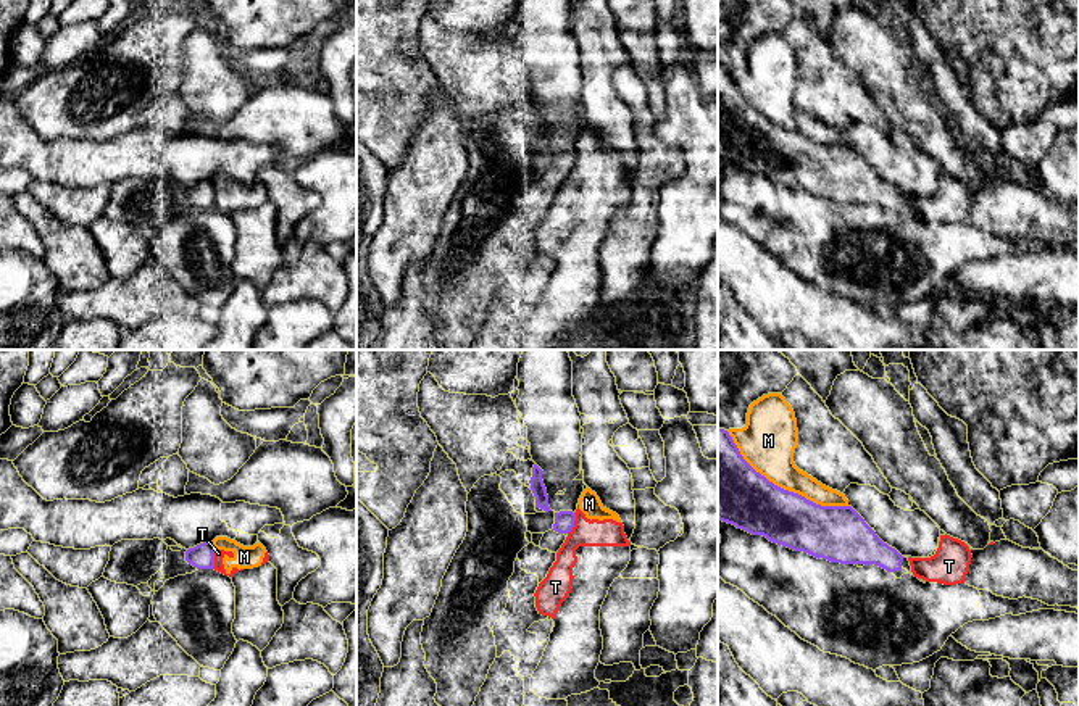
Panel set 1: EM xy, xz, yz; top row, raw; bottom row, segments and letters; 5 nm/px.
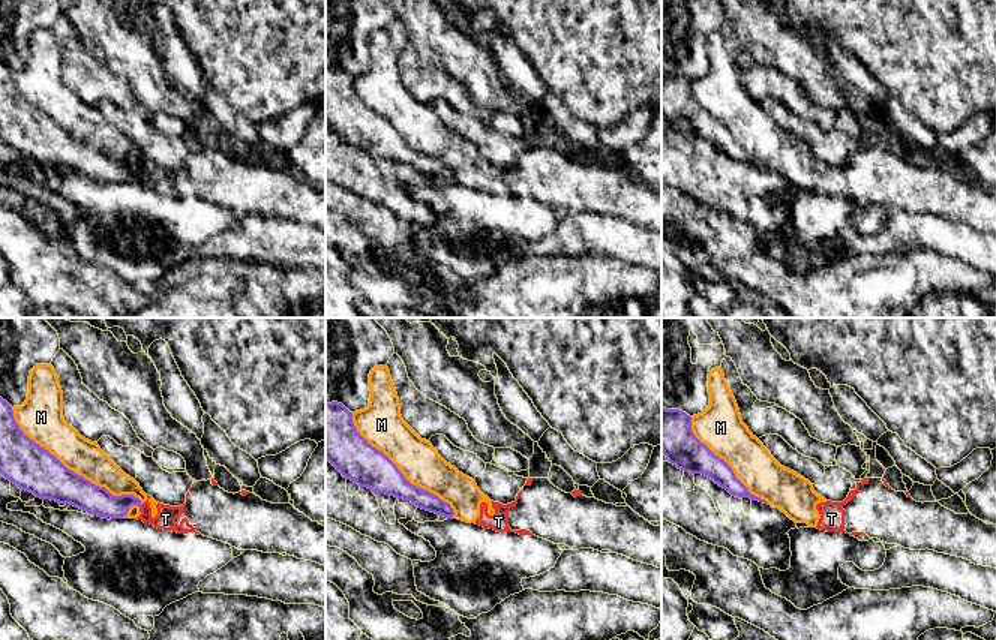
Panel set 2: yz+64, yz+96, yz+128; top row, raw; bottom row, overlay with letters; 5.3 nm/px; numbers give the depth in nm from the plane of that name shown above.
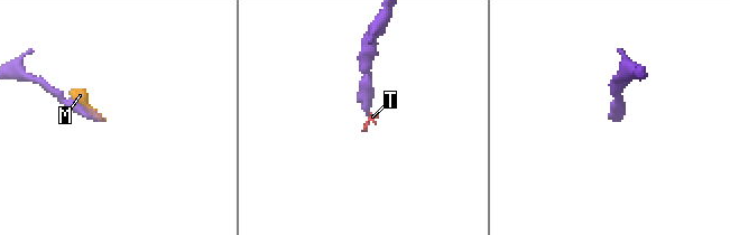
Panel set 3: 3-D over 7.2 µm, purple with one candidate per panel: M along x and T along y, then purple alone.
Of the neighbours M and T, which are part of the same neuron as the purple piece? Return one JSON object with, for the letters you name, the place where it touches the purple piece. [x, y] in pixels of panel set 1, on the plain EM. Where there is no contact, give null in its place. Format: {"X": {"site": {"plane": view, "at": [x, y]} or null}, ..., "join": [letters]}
{"join": []}

